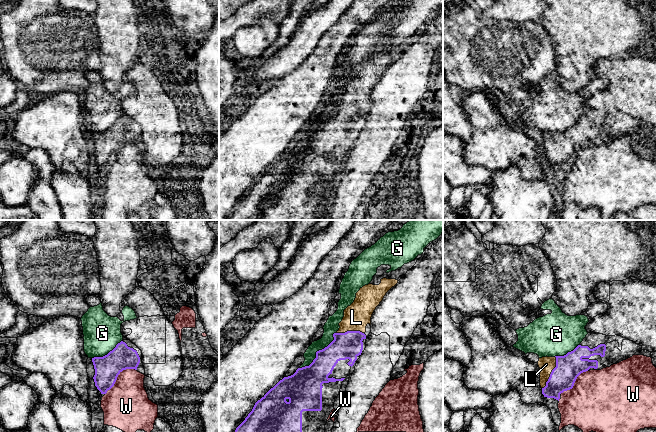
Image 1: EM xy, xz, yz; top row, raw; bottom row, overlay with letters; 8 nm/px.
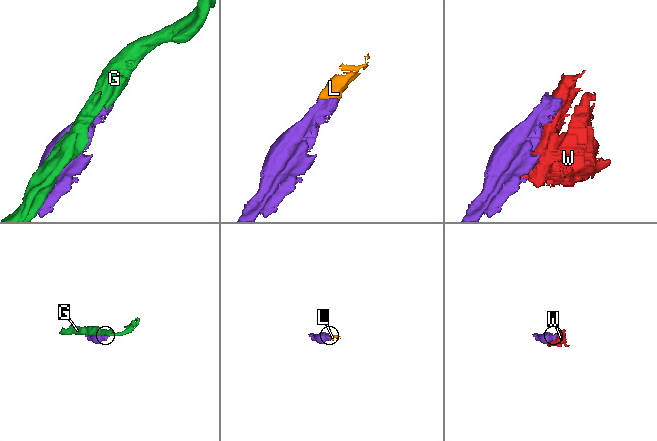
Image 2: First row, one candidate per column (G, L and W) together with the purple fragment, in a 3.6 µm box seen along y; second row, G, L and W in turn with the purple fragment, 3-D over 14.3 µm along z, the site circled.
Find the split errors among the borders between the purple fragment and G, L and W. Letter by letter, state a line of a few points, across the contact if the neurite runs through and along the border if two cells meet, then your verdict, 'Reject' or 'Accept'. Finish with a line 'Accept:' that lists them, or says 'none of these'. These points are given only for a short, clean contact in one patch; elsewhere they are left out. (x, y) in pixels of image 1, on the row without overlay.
G: Reject
L: Line: yz (568, 143), (561, 148), (551, 148), (546, 140). Accept
W: Reject
Accept: L

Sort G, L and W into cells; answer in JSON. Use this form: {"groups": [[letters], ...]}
{"groups": [["G"], ["L"], ["W"]]}

